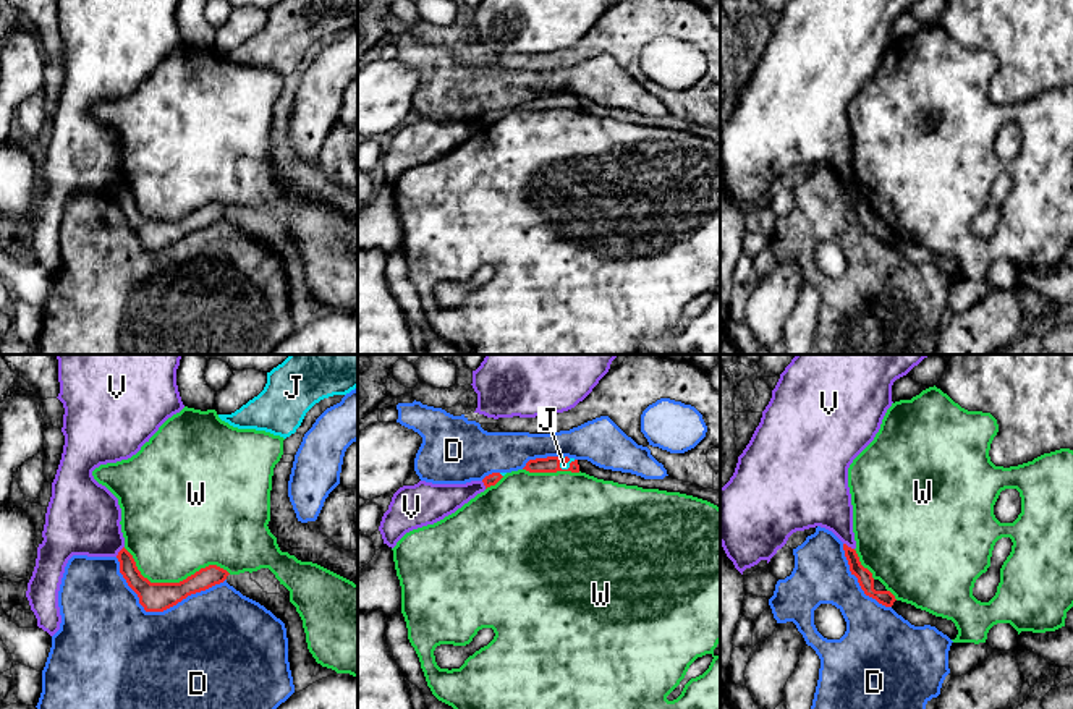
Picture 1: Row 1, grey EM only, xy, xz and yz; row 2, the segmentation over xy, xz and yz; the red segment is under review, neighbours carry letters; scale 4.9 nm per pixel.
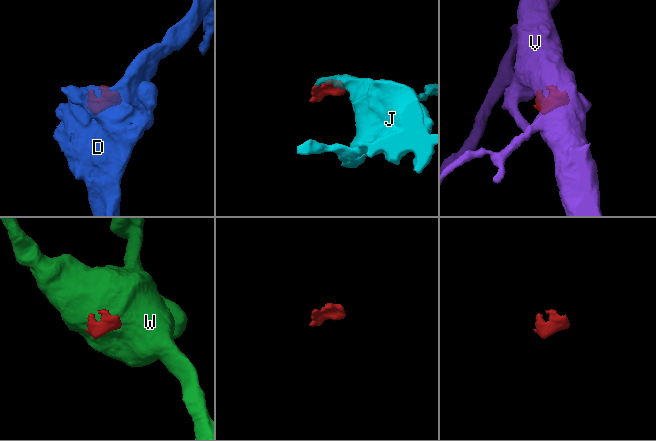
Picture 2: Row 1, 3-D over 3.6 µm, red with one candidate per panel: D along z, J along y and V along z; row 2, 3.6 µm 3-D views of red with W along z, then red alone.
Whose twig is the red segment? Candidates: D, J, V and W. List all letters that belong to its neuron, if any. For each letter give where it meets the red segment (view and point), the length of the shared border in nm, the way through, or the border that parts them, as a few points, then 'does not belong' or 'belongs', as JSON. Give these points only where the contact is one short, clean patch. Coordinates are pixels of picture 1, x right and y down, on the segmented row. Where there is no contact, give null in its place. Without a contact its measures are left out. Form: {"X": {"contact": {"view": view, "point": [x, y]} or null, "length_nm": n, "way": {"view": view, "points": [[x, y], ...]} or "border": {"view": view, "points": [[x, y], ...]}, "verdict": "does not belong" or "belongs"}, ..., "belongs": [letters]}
{"D": {"contact": {"view": "xy", "point": [159, 611]}, "length_nm": 550, "verdict": "does not belong"}, "J": {"contact": {"view": "xz", "point": [568, 468]}, "length_nm": 90, "way": {"view": "xz", "points": [[551, 463], [568, 468], [564, 465]]}, "verdict": "belongs"}, "V": {"contact": {"view": "yz", "point": [847, 546]}, "length_nm": 70, "border": {"view": "yz", "points": [[843, 543], [853, 549]]}, "verdict": "does not belong"}, "W": {"contact": {"view": "xy", "point": [173, 583]}, "length_nm": 550, "verdict": "does not belong"}, "belongs": ["J"]}

